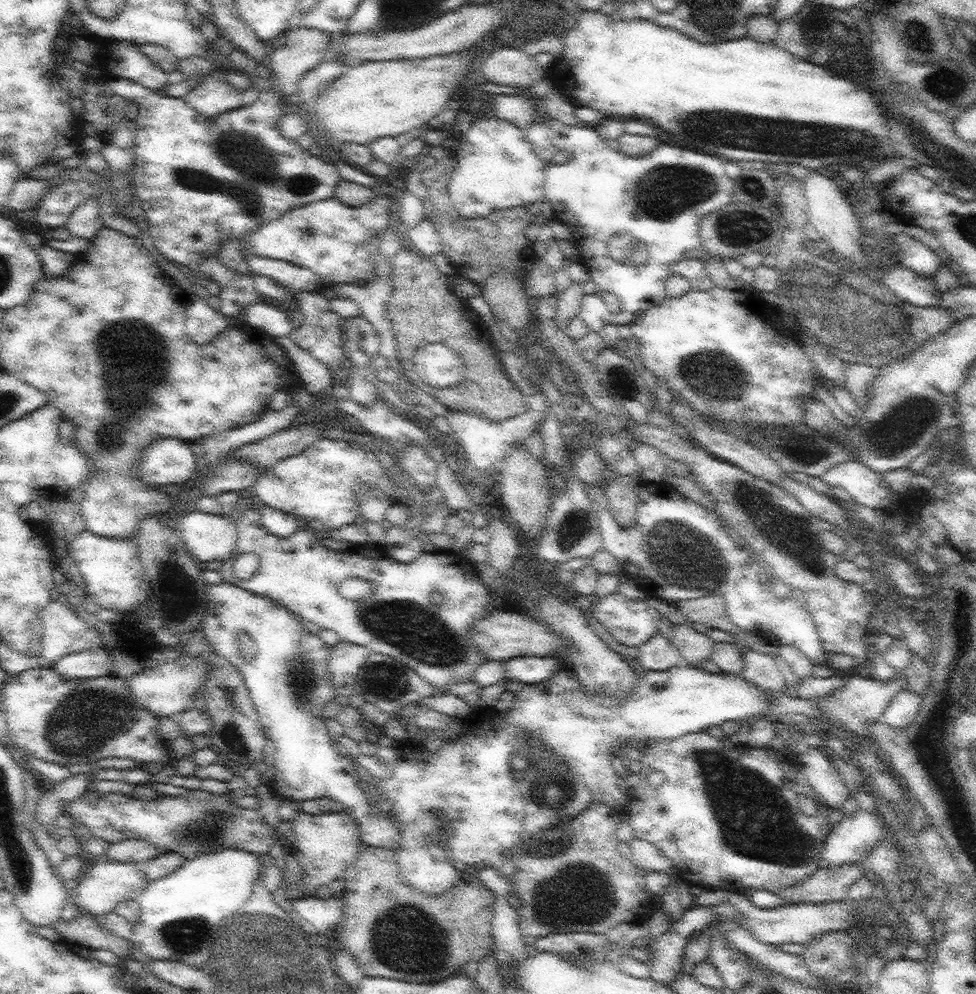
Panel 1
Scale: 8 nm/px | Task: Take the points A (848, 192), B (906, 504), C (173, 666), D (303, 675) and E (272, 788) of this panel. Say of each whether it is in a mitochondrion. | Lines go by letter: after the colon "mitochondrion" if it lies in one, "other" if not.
A: other
B: other
C: other
D: mitochondrion
E: other

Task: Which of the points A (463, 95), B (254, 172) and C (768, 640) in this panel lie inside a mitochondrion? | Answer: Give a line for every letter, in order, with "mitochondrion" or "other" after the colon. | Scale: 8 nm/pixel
A: other
B: mitochondrion
C: other

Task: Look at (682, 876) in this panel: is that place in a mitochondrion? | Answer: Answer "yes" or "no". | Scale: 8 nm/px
no

